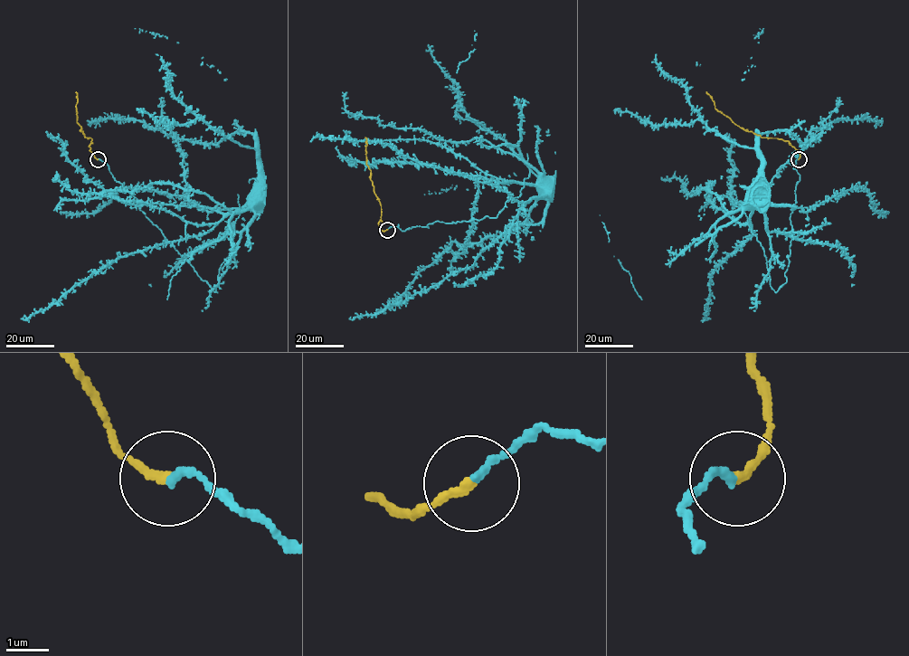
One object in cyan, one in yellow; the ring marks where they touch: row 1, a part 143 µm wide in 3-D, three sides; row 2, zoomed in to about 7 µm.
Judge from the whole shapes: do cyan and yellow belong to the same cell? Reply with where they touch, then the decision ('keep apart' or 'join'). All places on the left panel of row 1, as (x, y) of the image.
at (98, 159); join

